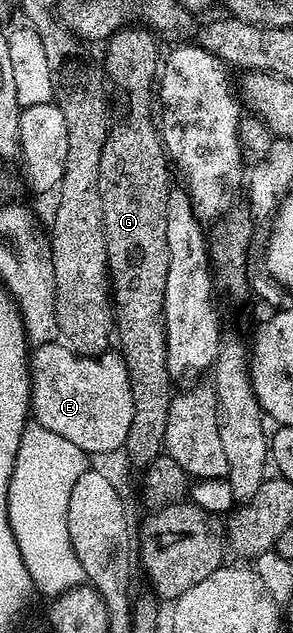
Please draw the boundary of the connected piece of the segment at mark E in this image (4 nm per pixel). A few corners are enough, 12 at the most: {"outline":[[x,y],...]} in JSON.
{"outline":[[35,347],[35,423],[89,455],[125,447],[134,416],[119,351]]}

